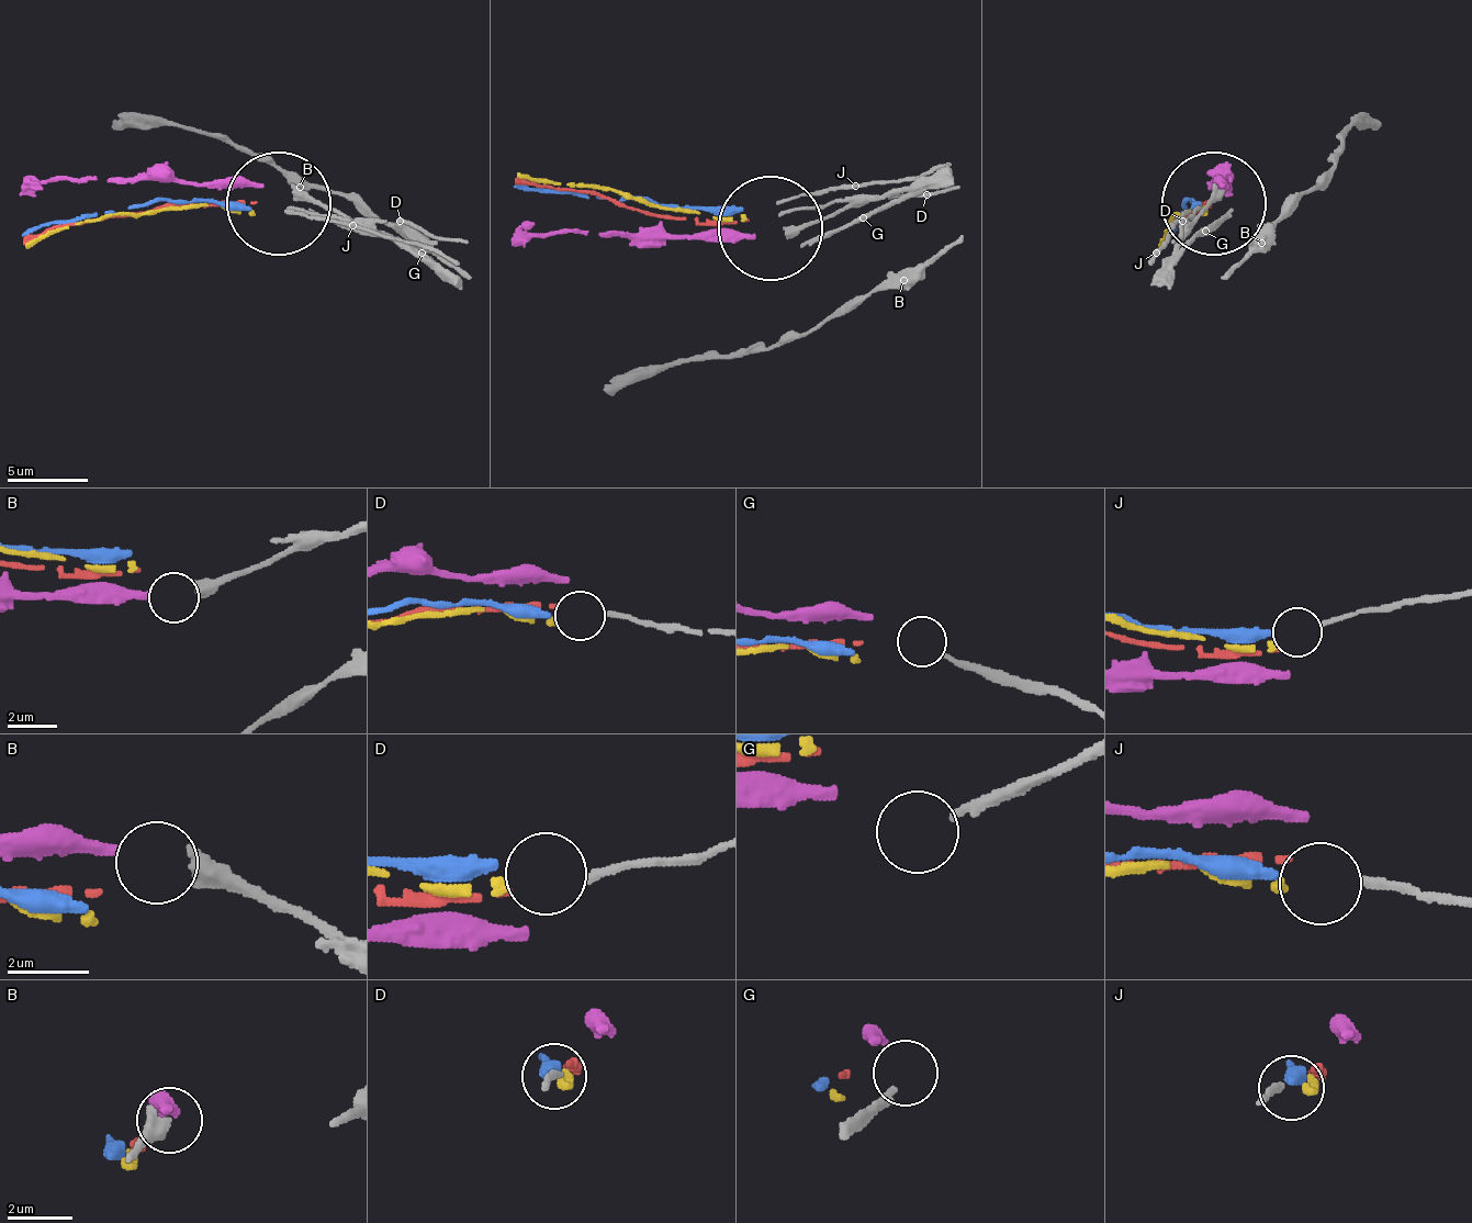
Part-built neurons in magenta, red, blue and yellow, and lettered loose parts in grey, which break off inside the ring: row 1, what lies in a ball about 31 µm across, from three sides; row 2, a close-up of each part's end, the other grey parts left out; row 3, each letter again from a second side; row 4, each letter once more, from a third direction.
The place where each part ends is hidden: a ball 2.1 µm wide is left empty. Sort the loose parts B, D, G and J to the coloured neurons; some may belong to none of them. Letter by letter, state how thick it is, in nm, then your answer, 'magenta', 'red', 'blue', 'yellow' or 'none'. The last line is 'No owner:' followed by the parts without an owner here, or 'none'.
B: 550 nm | magenta
D: 190 nm | none
G: 240 nm | none
J: 190 nm | blue
No owner: D, G

